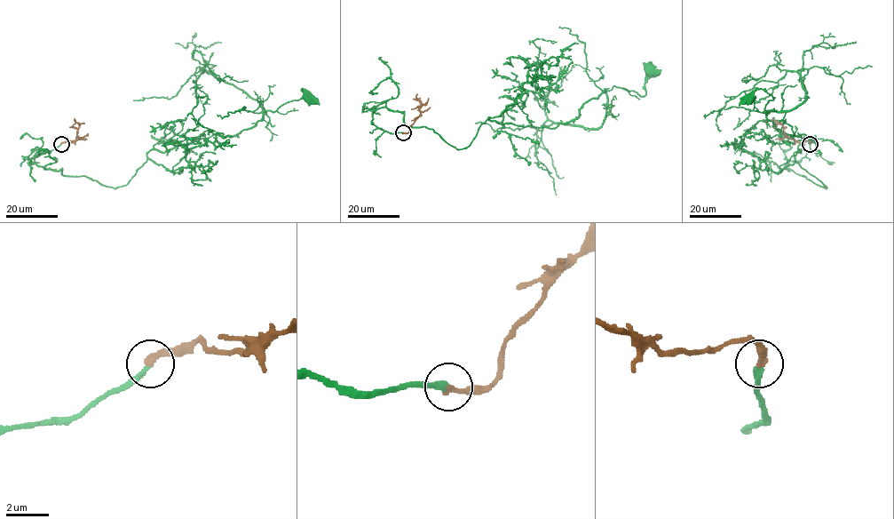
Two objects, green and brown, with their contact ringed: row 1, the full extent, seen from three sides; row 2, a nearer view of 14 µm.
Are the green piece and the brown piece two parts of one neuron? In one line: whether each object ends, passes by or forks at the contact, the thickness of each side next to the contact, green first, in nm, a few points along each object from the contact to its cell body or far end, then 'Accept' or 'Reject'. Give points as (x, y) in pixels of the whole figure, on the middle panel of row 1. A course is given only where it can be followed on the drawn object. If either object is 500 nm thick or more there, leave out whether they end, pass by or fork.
At the ring green ends. At the ring brown ends. Thickness 240 nm (green) against 280 nm. Course of green: (403, 132), (372, 113), (401, 111), (462, 148), (489, 117), (555, 128), (613, 86), (644, 96), (652, 71). Course of brown: (403, 132), (408, 131), (420, 114), (417, 94). Accept

